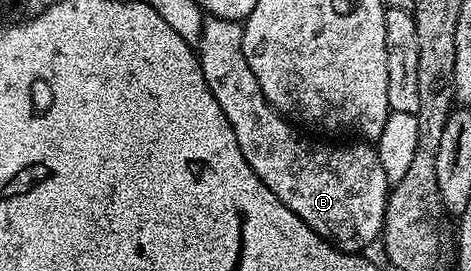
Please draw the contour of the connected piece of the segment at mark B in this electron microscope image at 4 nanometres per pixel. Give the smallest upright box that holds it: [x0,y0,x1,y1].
[197,16,389,253]

